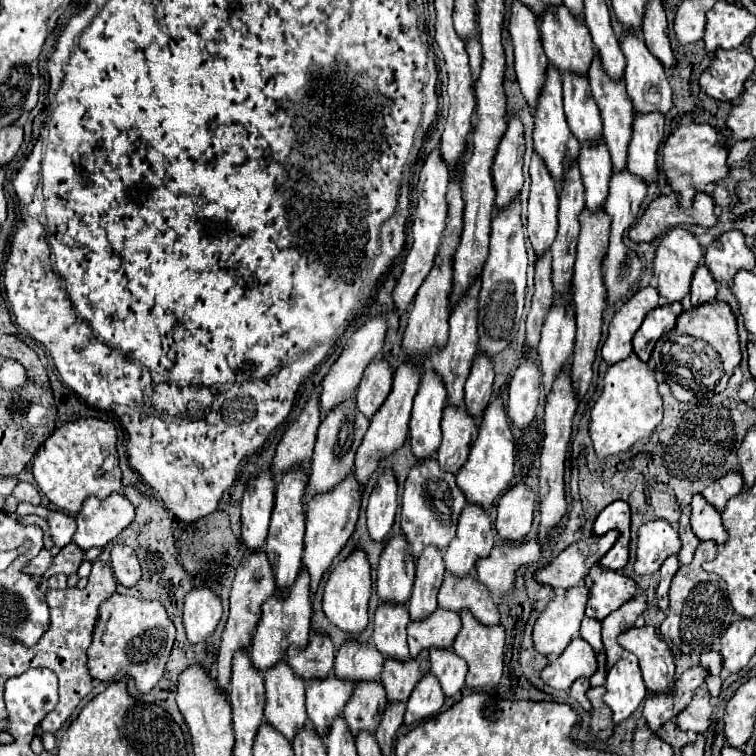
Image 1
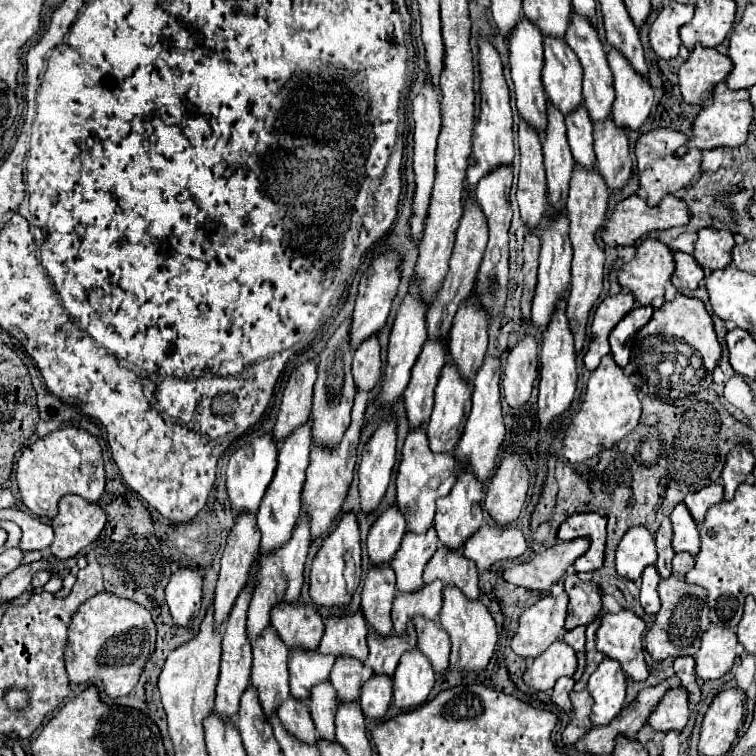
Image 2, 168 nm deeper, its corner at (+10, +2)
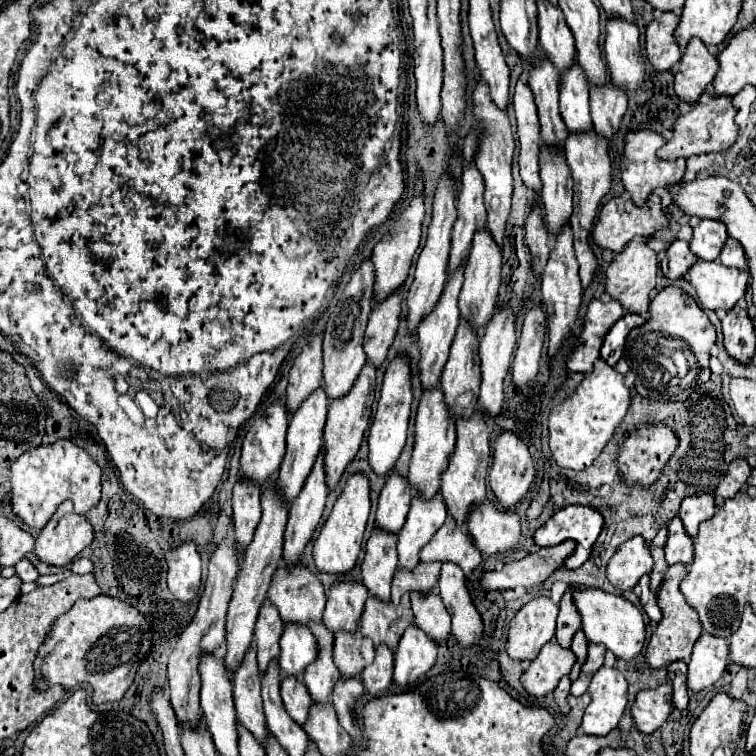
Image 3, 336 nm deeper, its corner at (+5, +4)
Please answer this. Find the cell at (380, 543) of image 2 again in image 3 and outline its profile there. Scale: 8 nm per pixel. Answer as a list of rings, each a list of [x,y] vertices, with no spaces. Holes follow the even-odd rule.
[[[392,471],[378,497],[376,525],[384,531],[398,533],[406,521],[410,501],[412,501],[412,487],[410,487],[408,479],[404,475]]]

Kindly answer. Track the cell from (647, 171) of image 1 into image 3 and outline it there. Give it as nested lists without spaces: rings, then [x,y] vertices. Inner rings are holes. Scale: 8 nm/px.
[[[616,15],[608,17],[604,57],[610,67],[610,77],[616,85],[638,89],[644,81],[644,57],[638,43],[638,27]]]

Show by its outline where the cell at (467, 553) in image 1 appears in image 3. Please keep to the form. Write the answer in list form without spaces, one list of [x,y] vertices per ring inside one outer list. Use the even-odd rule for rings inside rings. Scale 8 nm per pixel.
[[[478,411],[468,421],[456,423],[456,449],[448,461],[448,467],[444,469],[440,477],[440,495],[446,501],[448,515],[454,517],[458,525],[466,523],[468,511],[474,503],[482,503],[486,499],[486,473],[490,463],[490,429],[482,417],[478,417]]]

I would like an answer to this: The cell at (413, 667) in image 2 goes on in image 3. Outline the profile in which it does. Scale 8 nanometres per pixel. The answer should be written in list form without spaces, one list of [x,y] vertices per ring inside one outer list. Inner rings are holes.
[[[408,625],[394,651],[394,681],[404,689],[412,689],[416,679],[436,663],[438,643],[416,625]]]

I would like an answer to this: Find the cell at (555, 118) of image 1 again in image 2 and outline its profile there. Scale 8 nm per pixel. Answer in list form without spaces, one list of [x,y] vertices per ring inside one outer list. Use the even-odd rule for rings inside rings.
[[[523,19],[509,35],[509,53],[511,53],[511,77],[515,83],[519,115],[525,123],[529,123],[529,127],[543,133],[543,129],[547,127],[547,103],[549,103],[543,83],[541,83],[541,67],[545,61],[543,59],[543,35],[529,19]]]

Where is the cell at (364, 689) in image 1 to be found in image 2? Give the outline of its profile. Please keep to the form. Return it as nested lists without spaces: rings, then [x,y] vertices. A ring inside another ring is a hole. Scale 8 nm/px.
[[[337,659],[331,671],[331,685],[337,691],[337,699],[343,703],[359,701],[361,687],[373,677],[373,671],[357,659]]]

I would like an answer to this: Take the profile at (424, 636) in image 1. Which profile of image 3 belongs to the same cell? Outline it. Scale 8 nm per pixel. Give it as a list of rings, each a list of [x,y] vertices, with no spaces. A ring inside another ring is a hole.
[[[430,561],[430,563],[418,563],[414,569],[402,569],[398,567],[392,579],[392,603],[398,605],[400,597],[404,593],[410,593],[412,589],[420,593],[428,593],[440,577],[440,563]]]

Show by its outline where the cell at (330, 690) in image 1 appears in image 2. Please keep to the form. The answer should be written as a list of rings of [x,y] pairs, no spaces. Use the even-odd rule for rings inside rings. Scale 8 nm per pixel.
[[[295,649],[289,653],[289,685],[291,697],[297,701],[309,701],[309,689],[317,683],[329,681],[329,671],[335,663],[333,655],[321,655],[317,651]]]

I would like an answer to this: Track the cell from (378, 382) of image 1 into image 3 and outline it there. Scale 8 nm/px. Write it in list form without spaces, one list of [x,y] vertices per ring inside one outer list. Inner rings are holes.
[[[396,289],[392,297],[378,301],[372,309],[364,337],[364,351],[366,351],[366,361],[372,363],[374,367],[378,367],[386,359],[388,347],[392,345],[400,323],[400,313],[402,313],[400,289]]]

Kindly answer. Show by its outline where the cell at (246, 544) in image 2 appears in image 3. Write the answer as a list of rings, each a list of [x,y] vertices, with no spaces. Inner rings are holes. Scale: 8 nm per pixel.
[[[236,481],[234,485],[234,537],[238,551],[244,551],[254,537],[256,525],[260,521],[260,489],[258,485],[246,485],[246,481]]]

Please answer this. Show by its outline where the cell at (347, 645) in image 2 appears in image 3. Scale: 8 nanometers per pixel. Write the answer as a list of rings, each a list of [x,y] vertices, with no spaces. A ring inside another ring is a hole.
[[[358,581],[334,583],[330,587],[328,599],[326,599],[326,609],[324,609],[322,621],[334,633],[340,629],[356,631],[366,599],[368,599],[368,591],[362,583],[358,583]]]

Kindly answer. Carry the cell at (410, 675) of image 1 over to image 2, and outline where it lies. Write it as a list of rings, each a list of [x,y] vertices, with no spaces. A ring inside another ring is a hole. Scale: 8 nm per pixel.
[[[409,623],[403,637],[397,637],[395,633],[391,637],[381,637],[381,635],[369,631],[367,643],[369,643],[369,657],[363,665],[371,667],[377,675],[393,677],[397,663],[401,661],[401,655],[407,651],[413,651],[417,647],[415,627],[413,627],[413,623]]]

